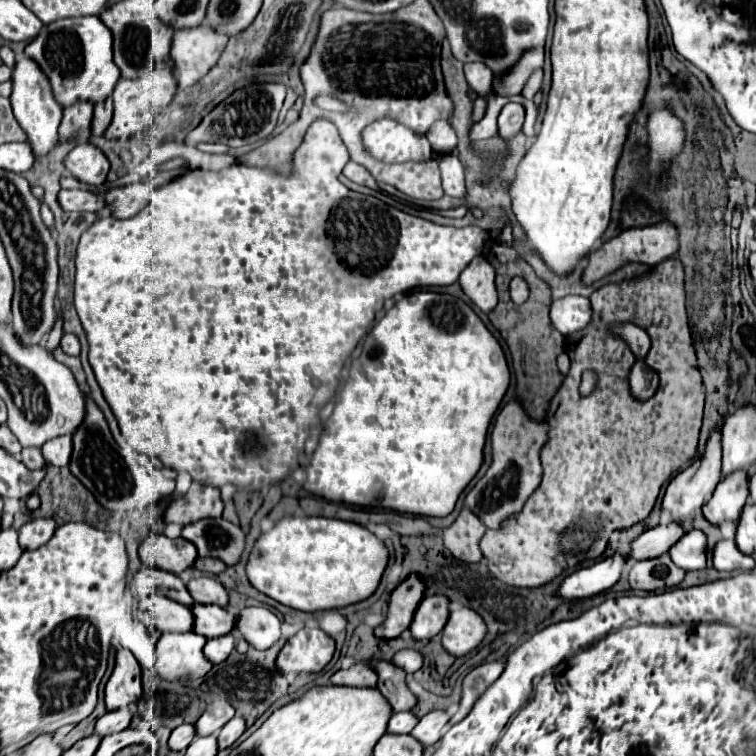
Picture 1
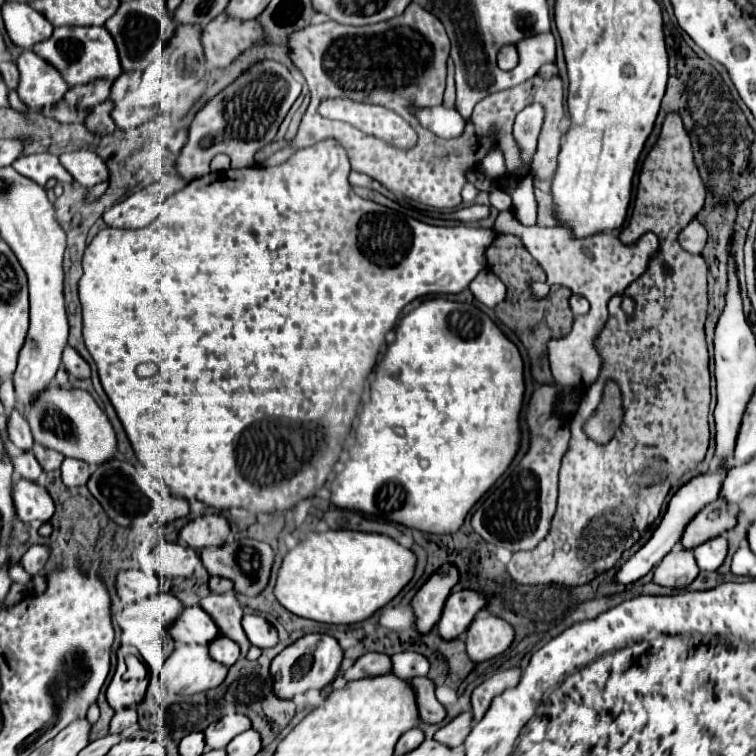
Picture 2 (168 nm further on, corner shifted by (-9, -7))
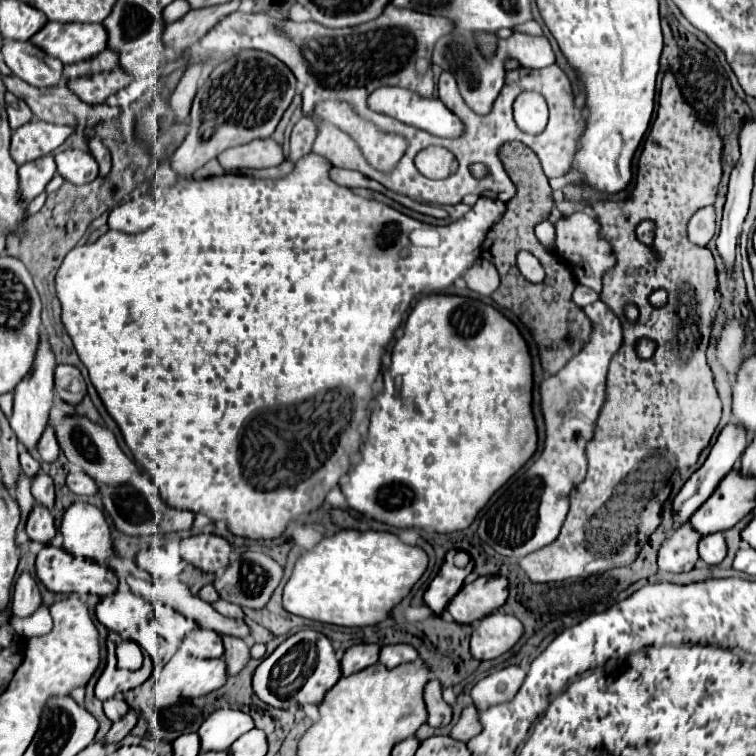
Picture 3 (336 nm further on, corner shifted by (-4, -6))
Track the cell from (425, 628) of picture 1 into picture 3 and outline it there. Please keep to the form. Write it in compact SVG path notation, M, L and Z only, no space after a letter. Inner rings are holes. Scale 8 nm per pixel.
M481 576L465 584L449 602L447 612L457 624L473 624L507 600L507 580L501 576Z

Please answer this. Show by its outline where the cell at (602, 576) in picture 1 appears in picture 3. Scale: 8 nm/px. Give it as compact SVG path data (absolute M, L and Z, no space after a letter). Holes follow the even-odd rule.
M729 422L729 424L721 430L721 434L719 434L715 446L711 448L711 454L707 456L705 464L703 464L697 472L691 474L691 478L683 484L683 488L679 490L679 494L673 498L673 504L671 504L671 518L673 518L675 526L685 524L685 522L695 514L695 510L715 492L715 488L719 486L719 482L725 478L725 474L729 474L729 470L741 460L745 448L747 448L747 432L745 432L741 426Z

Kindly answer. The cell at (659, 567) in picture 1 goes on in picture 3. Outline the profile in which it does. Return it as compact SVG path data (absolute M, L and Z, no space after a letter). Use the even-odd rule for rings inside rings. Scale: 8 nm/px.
M689 524L679 526L659 550L659 570L663 572L689 572L699 560L697 544L701 534L697 534Z

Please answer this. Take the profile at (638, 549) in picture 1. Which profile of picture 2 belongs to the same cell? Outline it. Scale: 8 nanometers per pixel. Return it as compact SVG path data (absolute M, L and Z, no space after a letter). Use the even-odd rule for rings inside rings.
M718 497L710 505L706 505L684 529L684 535L680 539L680 545L684 549L694 549L708 539L714 539L722 535L724 531L736 527L738 515L730 509L728 501Z

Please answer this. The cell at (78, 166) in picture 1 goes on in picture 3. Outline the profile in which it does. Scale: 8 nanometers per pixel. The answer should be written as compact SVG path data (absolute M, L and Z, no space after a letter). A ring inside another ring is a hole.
M63 150L55 154L57 172L71 184L89 184L97 178L97 162L89 152L83 150Z

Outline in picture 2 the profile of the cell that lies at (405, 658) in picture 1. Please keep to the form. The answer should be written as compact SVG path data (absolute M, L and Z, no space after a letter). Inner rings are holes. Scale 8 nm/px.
M404 651L404 653L392 655L392 673L398 675L400 679L414 679L414 677L426 675L428 667L430 667L428 659L420 653Z

